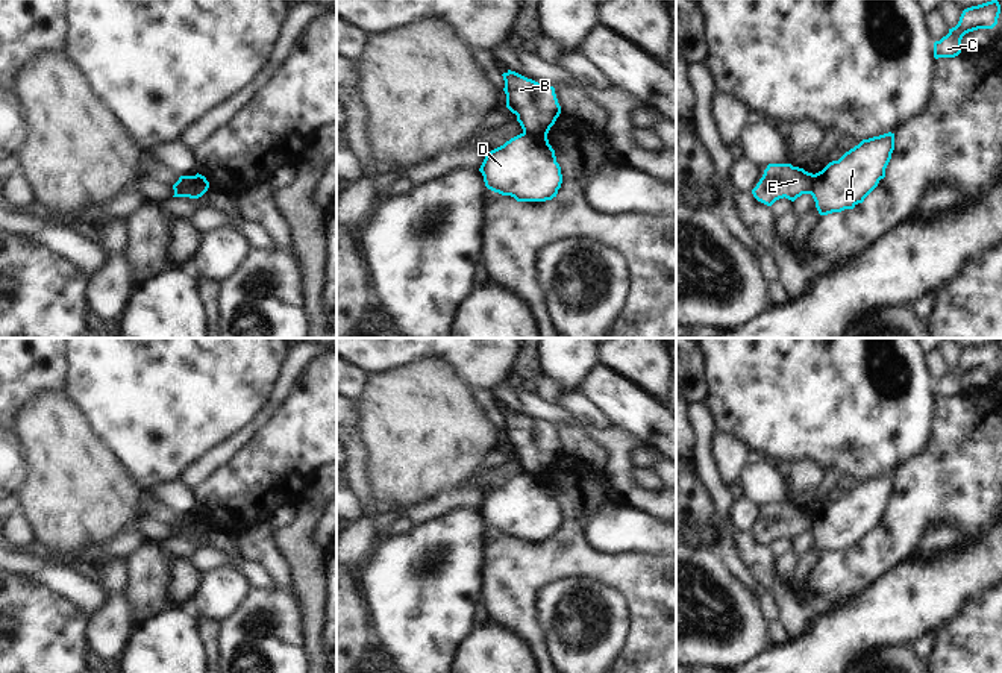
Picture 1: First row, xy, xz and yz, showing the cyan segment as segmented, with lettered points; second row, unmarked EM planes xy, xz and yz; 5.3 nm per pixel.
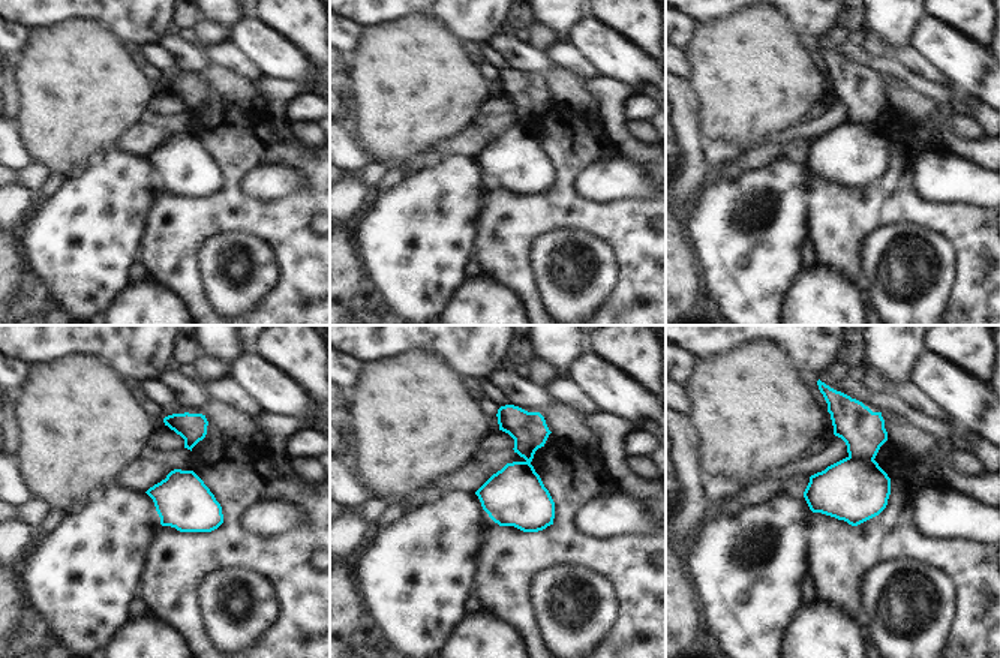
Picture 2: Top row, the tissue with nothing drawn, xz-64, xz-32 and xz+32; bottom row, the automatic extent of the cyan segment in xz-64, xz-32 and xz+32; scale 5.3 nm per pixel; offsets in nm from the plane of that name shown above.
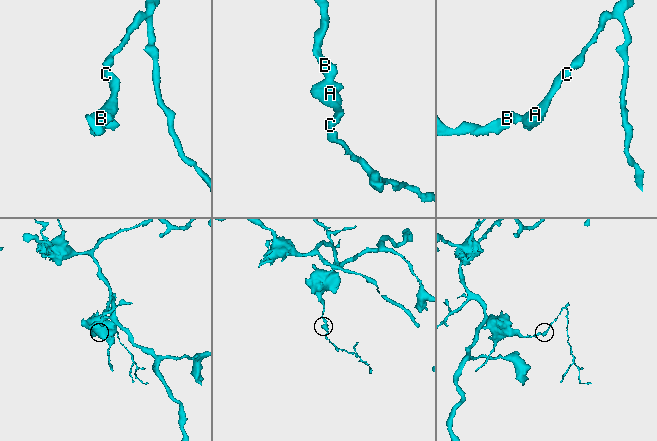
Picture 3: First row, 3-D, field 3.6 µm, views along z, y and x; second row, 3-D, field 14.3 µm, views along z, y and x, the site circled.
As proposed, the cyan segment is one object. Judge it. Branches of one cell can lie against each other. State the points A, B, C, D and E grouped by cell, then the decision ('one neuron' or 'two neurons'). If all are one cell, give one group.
A C D / B E | two neurons

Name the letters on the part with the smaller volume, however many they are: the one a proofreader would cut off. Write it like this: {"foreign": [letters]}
{"foreign": ["A", "C", "D"]}

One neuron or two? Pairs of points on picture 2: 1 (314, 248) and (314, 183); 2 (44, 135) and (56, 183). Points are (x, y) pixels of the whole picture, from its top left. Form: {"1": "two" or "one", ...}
{"1": "one", "2": "two"}

